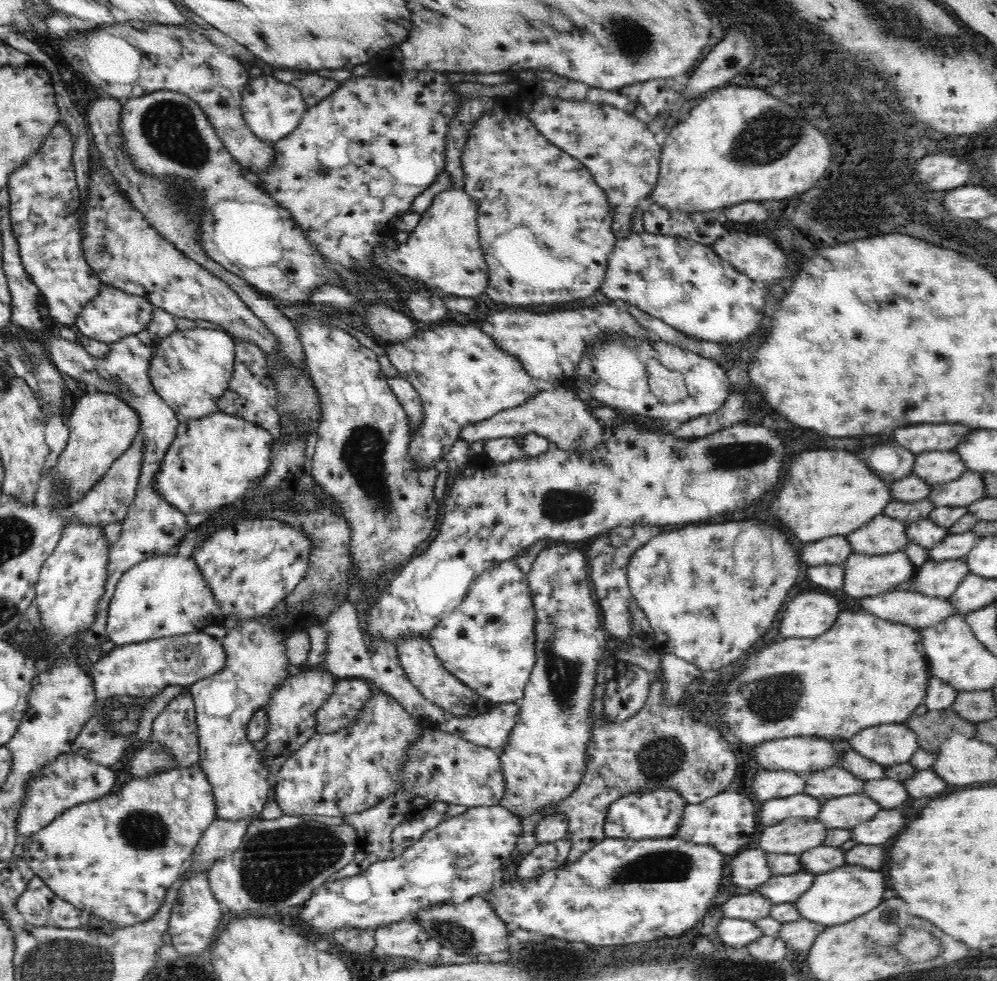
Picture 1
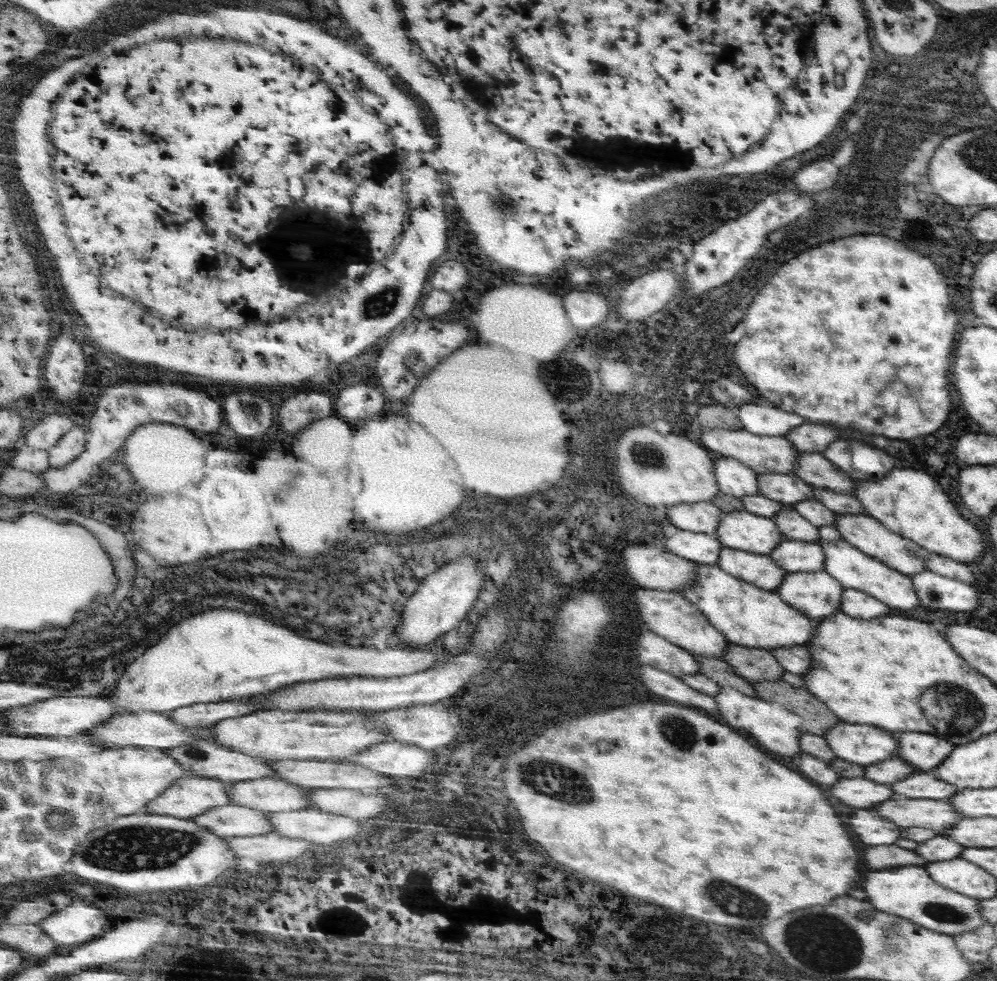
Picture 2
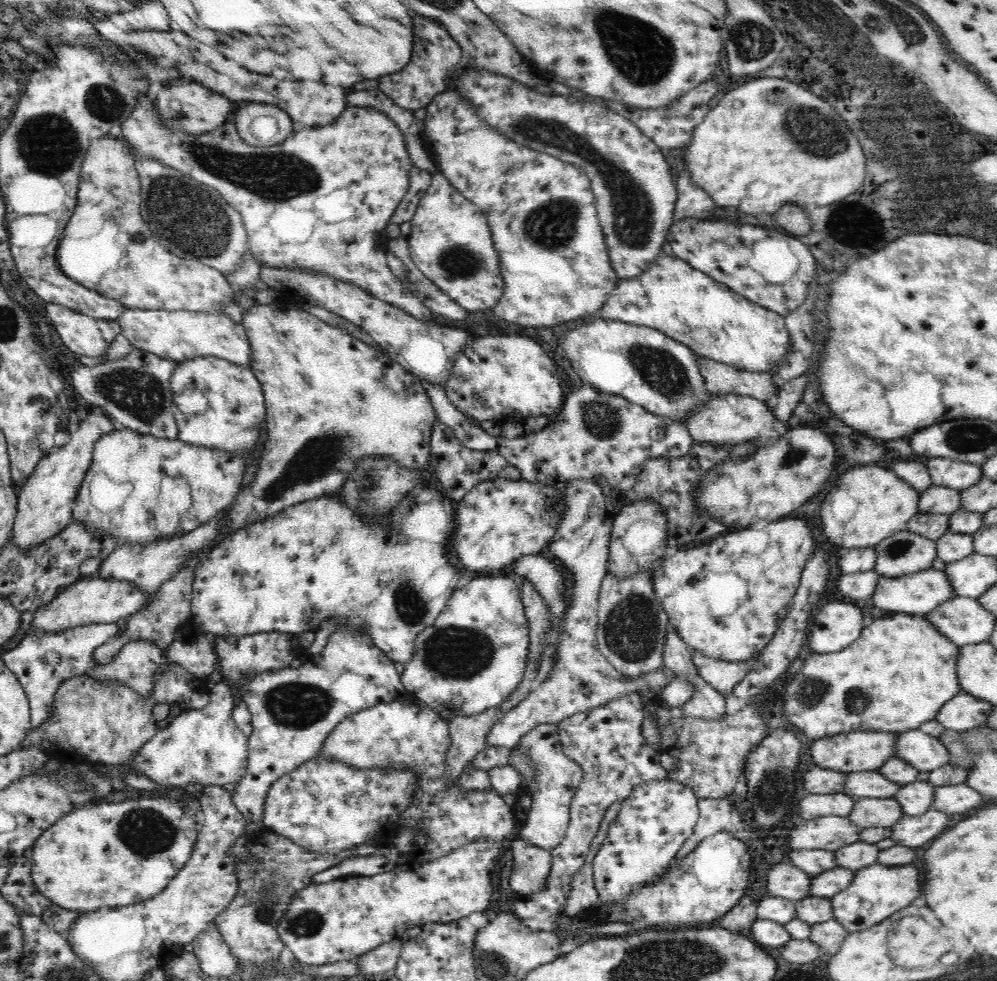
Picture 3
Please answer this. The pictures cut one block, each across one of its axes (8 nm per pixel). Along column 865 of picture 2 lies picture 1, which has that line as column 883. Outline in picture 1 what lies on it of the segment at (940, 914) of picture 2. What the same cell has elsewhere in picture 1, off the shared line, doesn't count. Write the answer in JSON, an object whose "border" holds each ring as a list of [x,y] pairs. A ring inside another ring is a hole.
{"border":[[[844,866],[834,872],[816,876],[812,888],[796,902],[804,920],[824,924],[828,928],[836,924],[848,924],[858,916],[864,916],[878,908],[884,902],[884,894],[888,890],[888,880],[884,872],[872,872],[864,866]]]}

